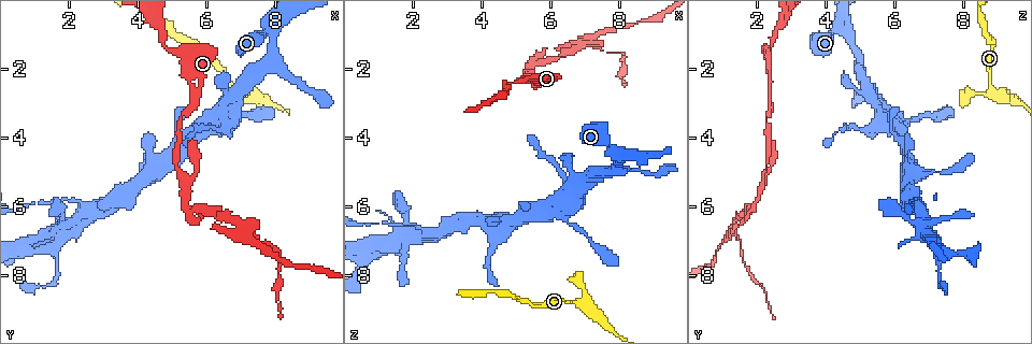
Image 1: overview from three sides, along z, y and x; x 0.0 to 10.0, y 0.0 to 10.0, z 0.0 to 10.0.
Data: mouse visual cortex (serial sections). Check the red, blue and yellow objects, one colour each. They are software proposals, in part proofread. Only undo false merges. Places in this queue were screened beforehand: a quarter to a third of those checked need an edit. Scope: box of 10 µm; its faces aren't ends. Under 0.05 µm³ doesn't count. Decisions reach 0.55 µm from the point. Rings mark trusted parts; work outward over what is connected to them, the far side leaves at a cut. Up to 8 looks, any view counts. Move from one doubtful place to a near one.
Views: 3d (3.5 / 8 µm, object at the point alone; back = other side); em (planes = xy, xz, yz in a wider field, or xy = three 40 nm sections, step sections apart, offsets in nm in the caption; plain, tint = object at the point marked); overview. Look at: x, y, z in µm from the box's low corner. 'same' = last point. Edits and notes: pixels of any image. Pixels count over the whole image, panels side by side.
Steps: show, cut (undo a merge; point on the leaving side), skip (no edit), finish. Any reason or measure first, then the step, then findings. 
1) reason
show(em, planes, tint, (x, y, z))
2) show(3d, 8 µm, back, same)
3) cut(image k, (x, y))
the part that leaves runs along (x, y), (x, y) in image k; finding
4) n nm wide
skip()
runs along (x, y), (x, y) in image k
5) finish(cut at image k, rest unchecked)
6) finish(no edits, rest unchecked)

thin neck
show(3d, 3.5 µm, back, (6.95, 2.60, 8.85))

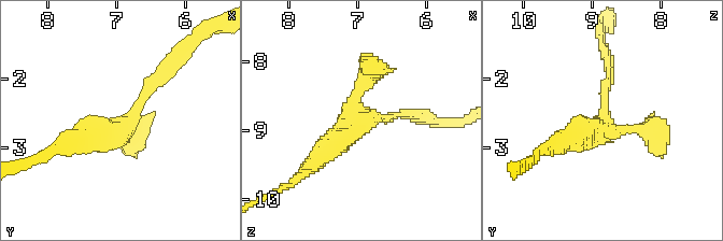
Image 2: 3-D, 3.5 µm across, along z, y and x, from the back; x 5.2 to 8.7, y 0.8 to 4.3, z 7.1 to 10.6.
3 arms; arms of 150, 250, 350 nm
show(em, xy, step 3, tint, (6.90, 2.70, 8.85))

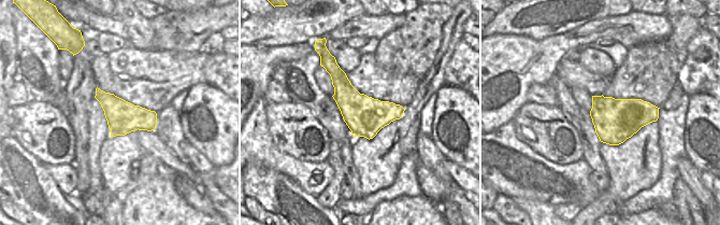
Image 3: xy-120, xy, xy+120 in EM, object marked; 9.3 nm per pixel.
cut(image 2, (135, 150))
the part that leaves runs along (355, 110), (355, 96), (379, 60) in image 2; two cells meet here

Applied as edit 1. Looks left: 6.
show(overview)

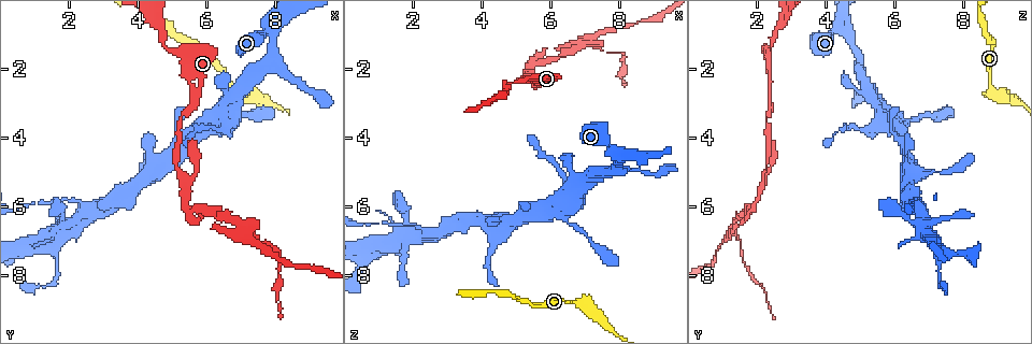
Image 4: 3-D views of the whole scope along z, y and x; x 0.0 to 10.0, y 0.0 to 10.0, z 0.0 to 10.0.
sudden change in width
show(3d, 3.5 µm, (5.90, 3.95, 6.30))

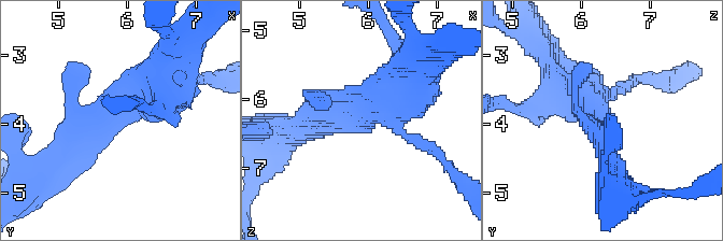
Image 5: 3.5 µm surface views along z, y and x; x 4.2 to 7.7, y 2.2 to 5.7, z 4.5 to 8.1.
show(em, xy, step 1, tint, (5.90, 3.95, 6.25))

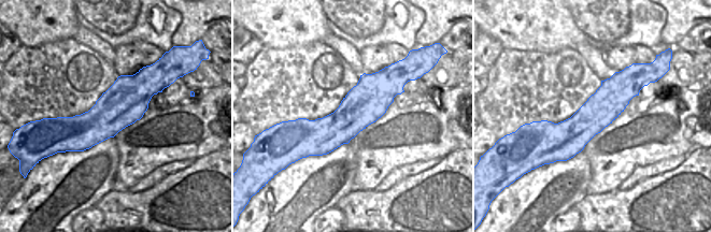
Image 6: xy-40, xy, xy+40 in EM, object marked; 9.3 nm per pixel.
skip()
continuous, no second cell

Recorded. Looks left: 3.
a narrow waist
show(em, planes, tint, (1.70, 5.75, 6.60))

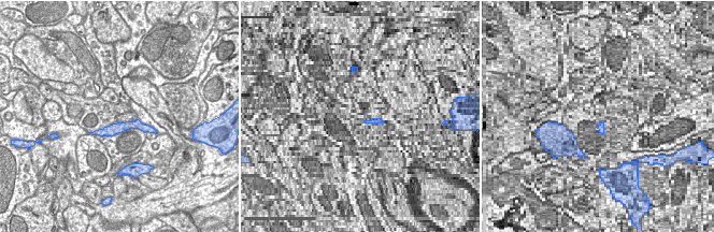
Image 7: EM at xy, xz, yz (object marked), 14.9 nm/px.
see where the arms go
show(3d, 3.5 µm, same)

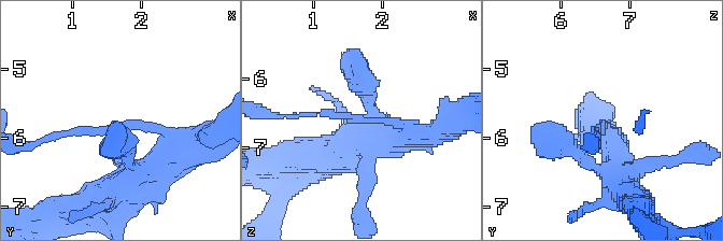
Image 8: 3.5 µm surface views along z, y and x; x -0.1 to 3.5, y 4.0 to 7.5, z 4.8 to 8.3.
arms of 100, 300 nm
skip()
runs along (150, 129), (127, 125), (98, 132) in image 7; one cell here

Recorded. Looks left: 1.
finish(cut at image 2, rest unchecked)

